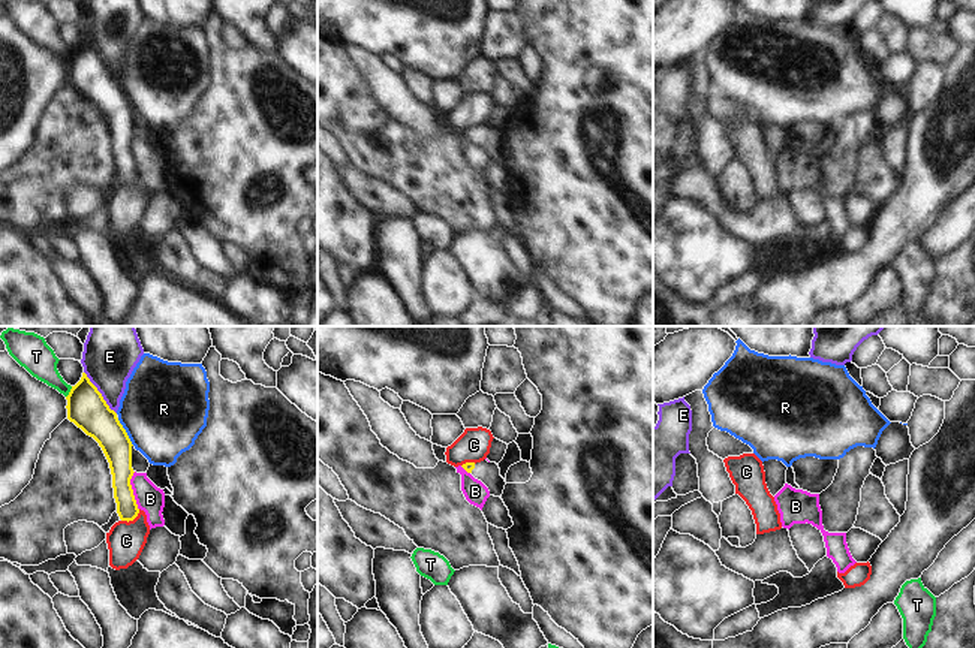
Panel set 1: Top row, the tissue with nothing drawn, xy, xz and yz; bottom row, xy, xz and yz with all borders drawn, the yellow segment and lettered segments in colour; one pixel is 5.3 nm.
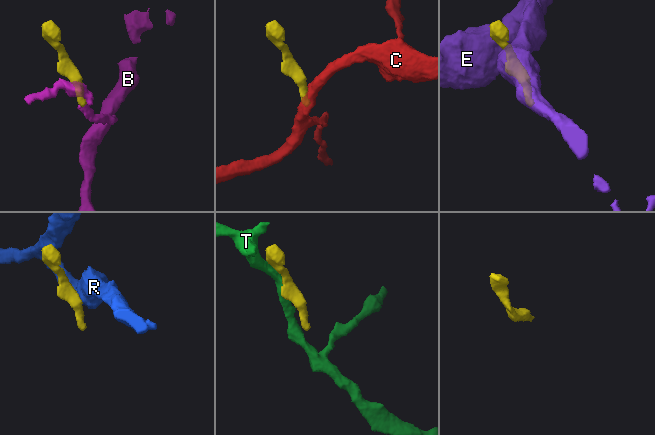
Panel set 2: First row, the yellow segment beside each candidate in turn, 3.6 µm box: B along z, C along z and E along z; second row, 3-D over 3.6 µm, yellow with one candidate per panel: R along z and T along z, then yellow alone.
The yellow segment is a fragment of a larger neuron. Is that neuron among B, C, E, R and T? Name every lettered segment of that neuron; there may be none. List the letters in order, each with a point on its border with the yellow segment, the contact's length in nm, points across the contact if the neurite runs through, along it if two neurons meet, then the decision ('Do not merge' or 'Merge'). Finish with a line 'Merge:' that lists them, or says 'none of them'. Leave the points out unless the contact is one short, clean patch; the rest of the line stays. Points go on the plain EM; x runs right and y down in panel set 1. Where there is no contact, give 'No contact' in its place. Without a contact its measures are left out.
B: Touches yellow at xy (132, 156). Shared border 200 nm. Boundary: xy (134, 136), (131, 153), (138, 174). Do not merge
C: Touches yellow at xy (132, 184). Shared border 120 nm. Boundary: xy (140, 174), (132, 184), (122, 186). Do not merge
E: Touches yellow at xy (99, 57). Shared border 280 nm. Do not merge
R: Touches yellow at xy (125, 96). Shared border 180 nm. Boundary: xy (117, 83), (134, 109). Do not merge
T: Touches yellow at xy (69, 57). Shared border 70 nm. Boundary: xy (72, 51), (66, 62). Do not merge
Merge: none of them.

